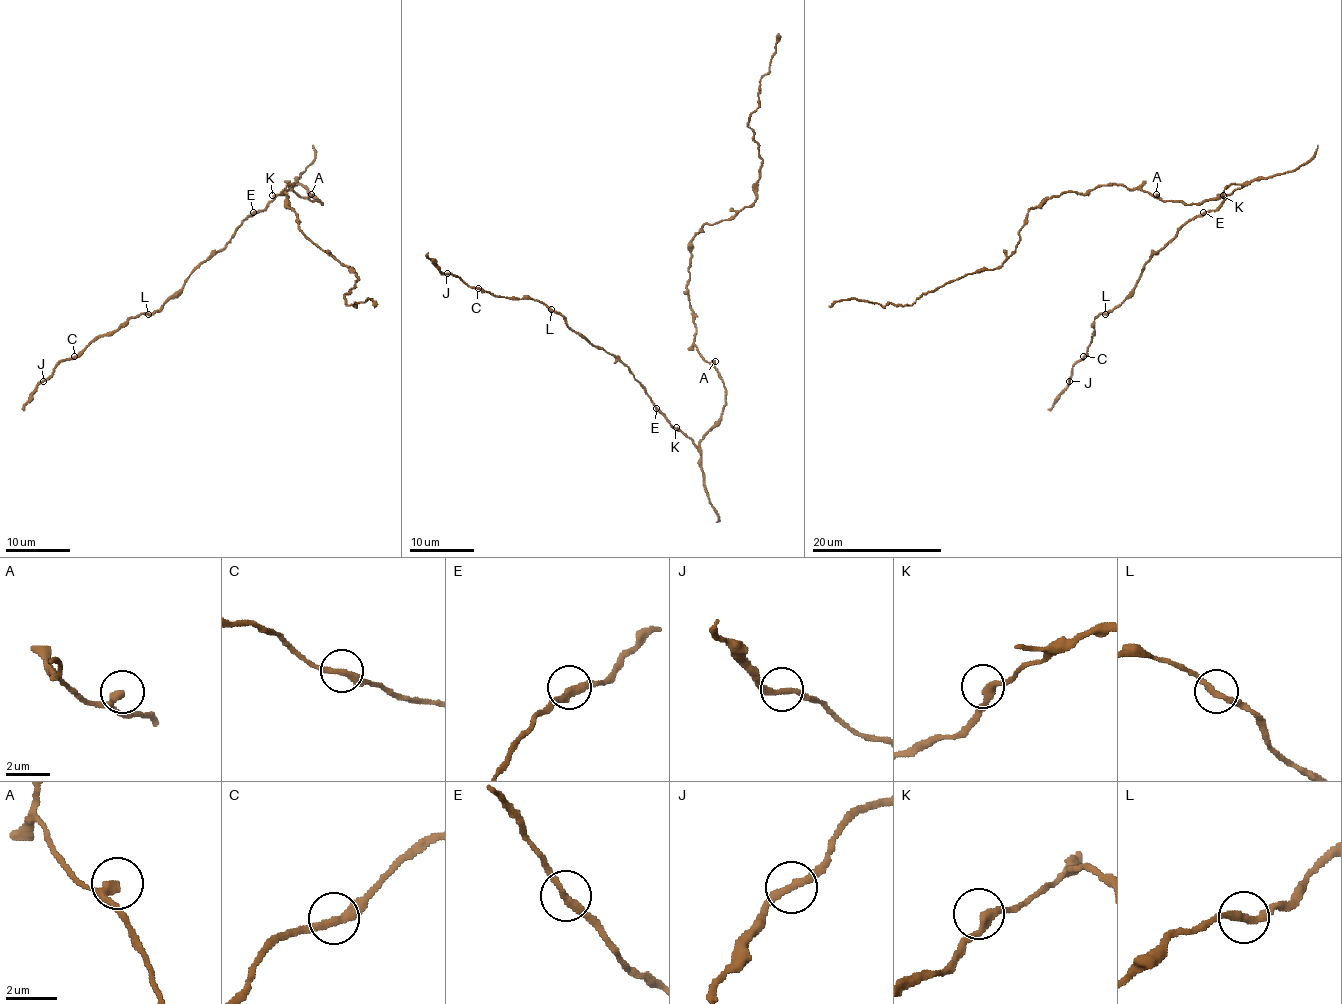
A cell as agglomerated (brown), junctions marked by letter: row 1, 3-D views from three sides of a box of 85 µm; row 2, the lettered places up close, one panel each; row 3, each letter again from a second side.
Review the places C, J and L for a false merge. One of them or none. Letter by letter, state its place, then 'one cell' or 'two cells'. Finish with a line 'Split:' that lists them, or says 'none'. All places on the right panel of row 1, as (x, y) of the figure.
C: (1083, 356) | one cell
J: (1069, 381) | one cell
L: (1105, 314) | one cell
Split: none

